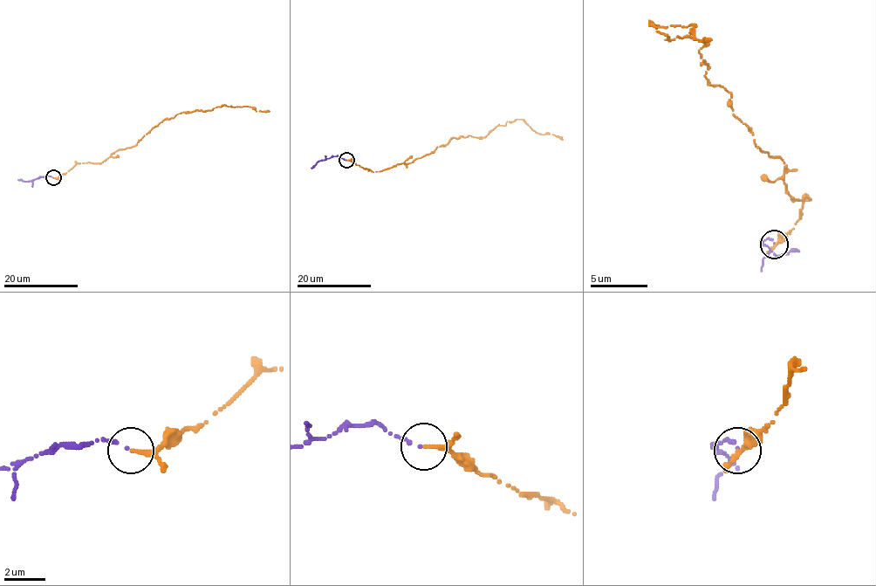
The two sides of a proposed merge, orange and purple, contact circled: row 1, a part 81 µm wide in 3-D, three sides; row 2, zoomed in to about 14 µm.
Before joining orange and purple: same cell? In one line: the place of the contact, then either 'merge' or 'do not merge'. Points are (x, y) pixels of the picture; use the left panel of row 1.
at (53, 177); merge

